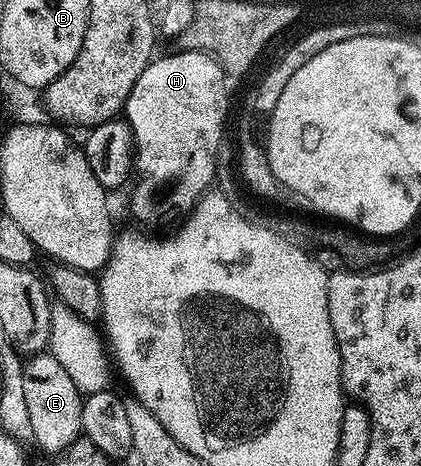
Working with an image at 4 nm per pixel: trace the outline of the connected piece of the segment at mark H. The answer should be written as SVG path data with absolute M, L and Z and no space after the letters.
M181 49L177 53L178 55L165 55L162 59L161 56L154 58L153 62L147 65L147 69L143 69L143 73L139 73L139 81L135 81L123 108L123 119L131 136L131 167L135 172L131 179L133 188L129 191L129 211L133 214L134 221L141 227L165 227L168 223L176 224L178 221L184 220L200 202L205 192L214 186L213 179L215 180L217 175L217 154L214 152L218 137L216 126L219 116L224 110L224 96L221 91L221 74L219 73L221 66L212 55L203 51Z

